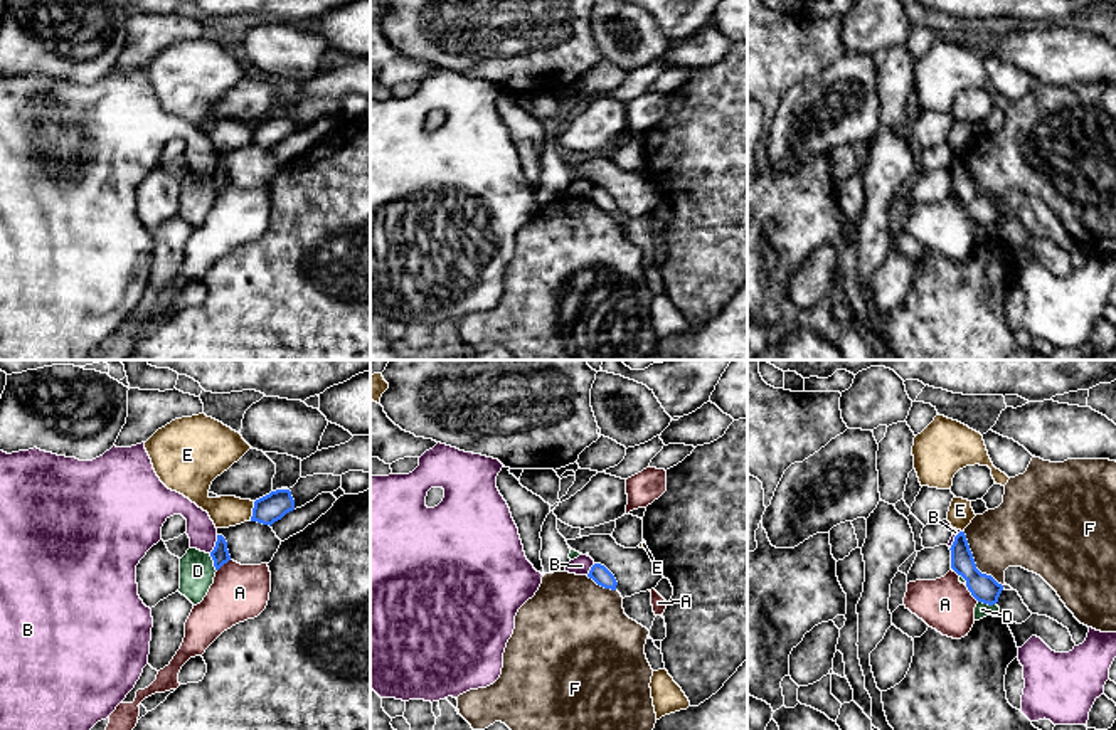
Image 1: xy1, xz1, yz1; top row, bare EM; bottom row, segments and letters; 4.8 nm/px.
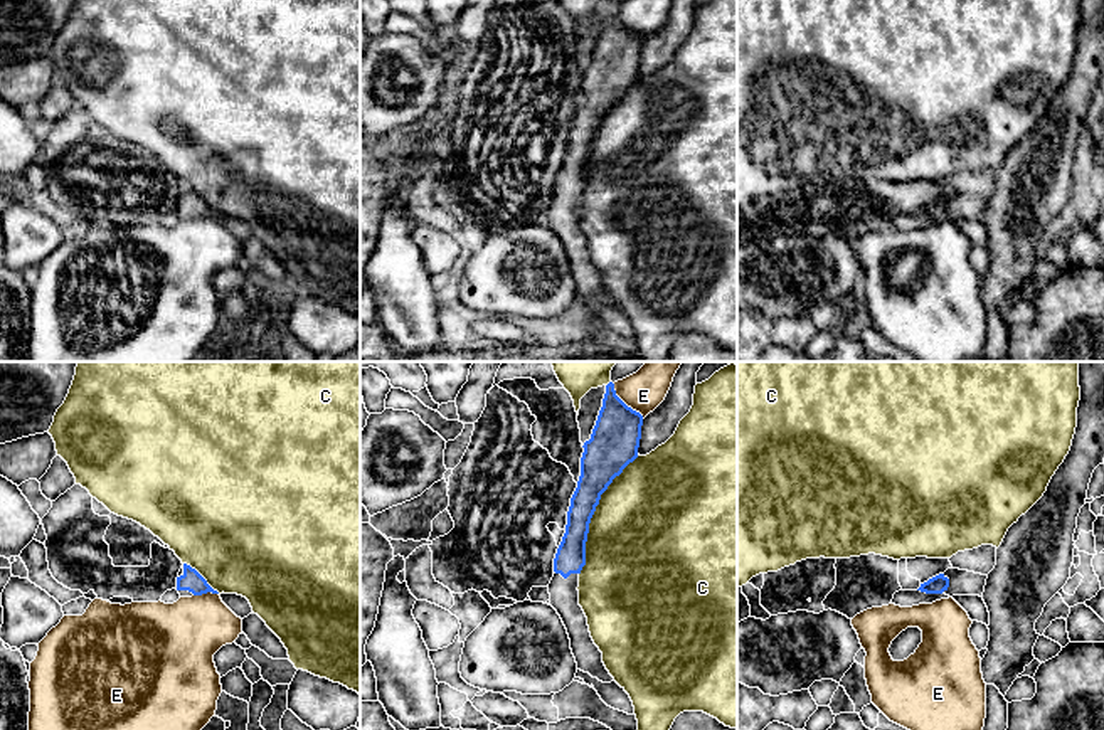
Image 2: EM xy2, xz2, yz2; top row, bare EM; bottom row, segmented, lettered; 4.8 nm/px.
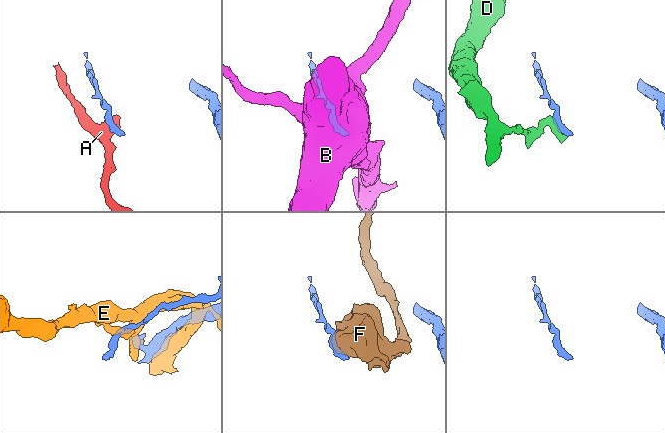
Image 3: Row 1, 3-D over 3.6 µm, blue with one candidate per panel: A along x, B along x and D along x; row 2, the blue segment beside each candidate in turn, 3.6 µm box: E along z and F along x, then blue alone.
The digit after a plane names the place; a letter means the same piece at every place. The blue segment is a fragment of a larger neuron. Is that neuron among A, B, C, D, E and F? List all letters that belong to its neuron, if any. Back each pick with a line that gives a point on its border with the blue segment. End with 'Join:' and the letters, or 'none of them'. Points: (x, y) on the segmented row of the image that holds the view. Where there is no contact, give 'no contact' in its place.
Join: none of them

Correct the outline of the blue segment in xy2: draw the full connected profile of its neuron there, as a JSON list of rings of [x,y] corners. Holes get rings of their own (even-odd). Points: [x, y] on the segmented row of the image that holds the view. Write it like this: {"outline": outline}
{"outline": [[[183,563],[177,577],[177,590],[180,597],[202,595],[207,592],[219,594],[207,580],[190,565]]]}

